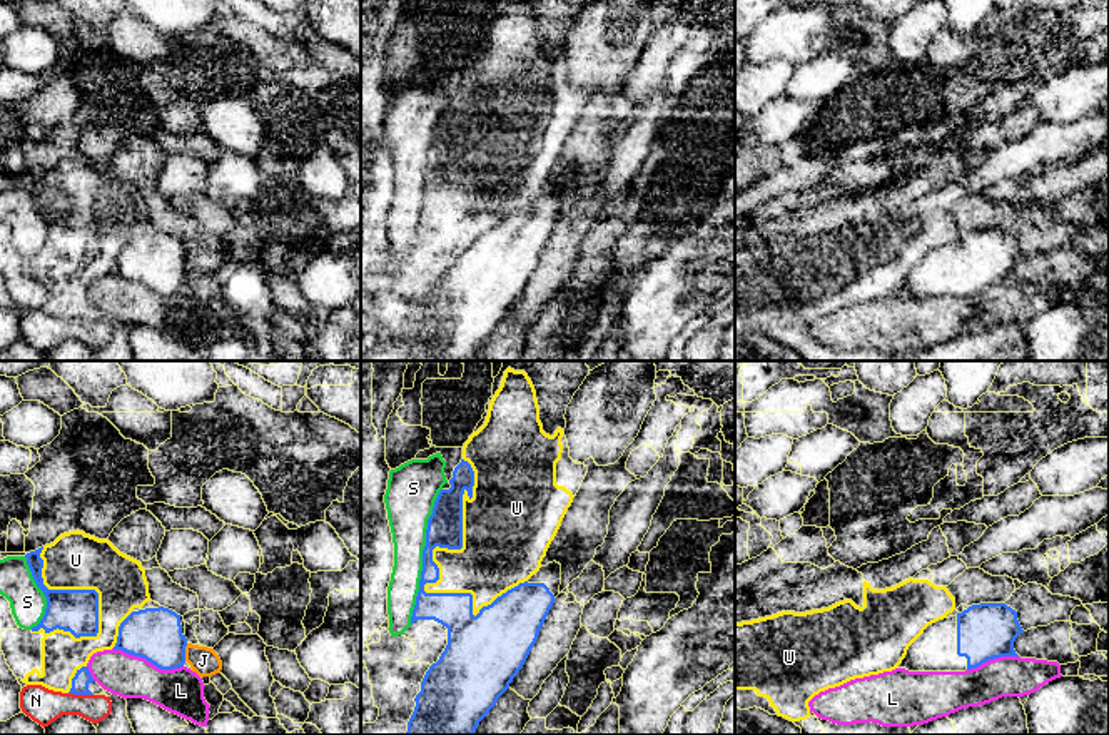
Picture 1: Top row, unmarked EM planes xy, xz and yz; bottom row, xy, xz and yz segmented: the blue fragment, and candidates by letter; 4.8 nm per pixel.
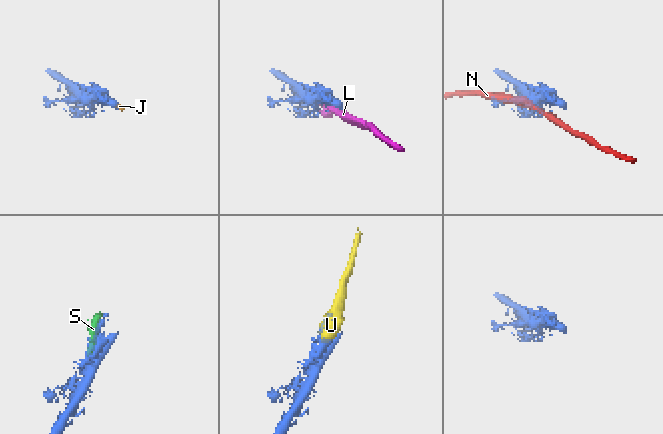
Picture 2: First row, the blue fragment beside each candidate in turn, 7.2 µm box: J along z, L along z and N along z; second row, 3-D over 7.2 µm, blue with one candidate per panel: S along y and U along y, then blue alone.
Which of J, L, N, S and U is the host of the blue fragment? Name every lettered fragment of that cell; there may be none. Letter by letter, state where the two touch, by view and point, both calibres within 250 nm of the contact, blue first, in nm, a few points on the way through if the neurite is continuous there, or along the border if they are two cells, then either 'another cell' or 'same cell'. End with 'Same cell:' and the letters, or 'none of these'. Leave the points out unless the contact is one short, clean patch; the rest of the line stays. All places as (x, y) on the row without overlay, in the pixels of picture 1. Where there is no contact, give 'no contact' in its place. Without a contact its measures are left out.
J: contact xy (184, 278); calibres 260 and 140 nm; border xy (187, 269), (184, 286); another cell
L: contact xy (147, 286); calibres 260 and 220 nm; another cell
N: contact xy (81, 319); calibres 80 and 170 nm; another cell
S: contact xz (423, 182); calibres 180 and 220 nm; another cell
U: contact xz (438, 171); calibres 180 and 300 nm; another cell
Same cell: none of these

